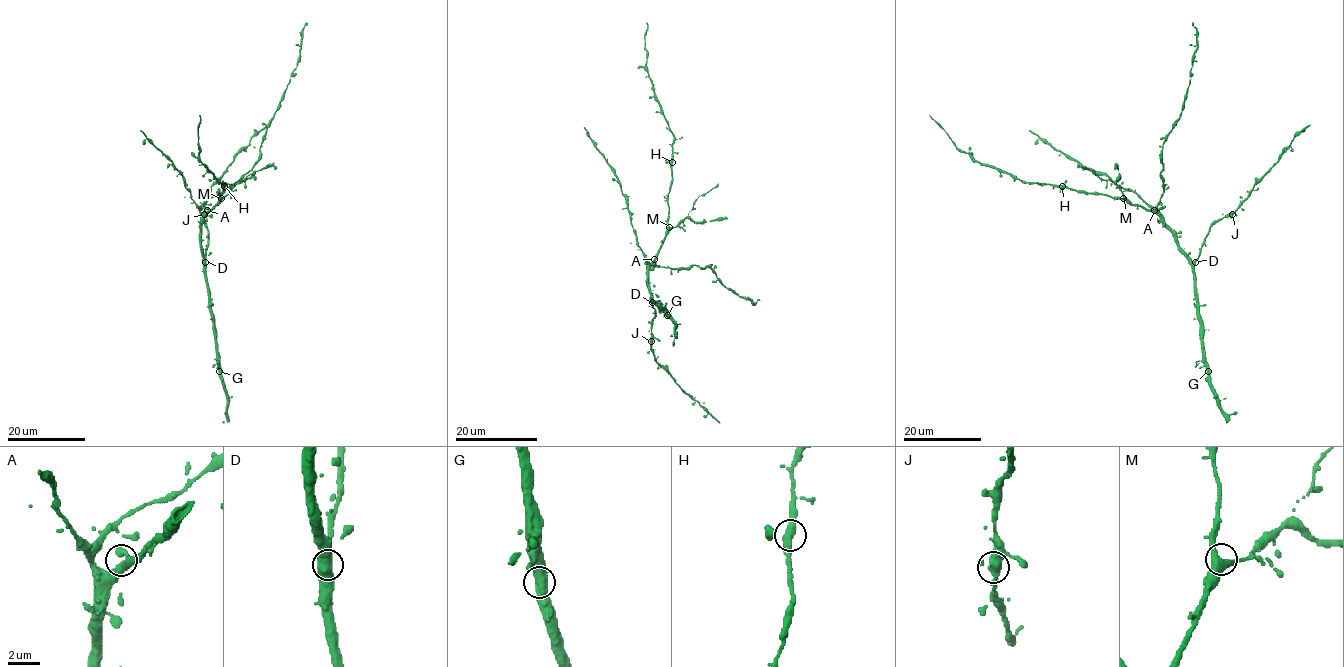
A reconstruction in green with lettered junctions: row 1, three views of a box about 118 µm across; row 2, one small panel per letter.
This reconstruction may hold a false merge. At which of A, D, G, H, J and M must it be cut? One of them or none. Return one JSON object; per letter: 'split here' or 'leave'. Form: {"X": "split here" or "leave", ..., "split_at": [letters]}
{"A": "leave", "D": "leave", "G": "leave", "H": "leave", "J": "leave", "M": "leave", "split_at": []}

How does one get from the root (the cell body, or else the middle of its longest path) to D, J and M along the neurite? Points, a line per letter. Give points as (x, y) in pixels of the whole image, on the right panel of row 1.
D: (1153, 212), (1160, 217), (1177, 245), (1195, 262)
J: (1153, 212), (1192, 261), (1198, 257), (1209, 229), (1232, 214)
M: (1153, 212), (1123, 198)

